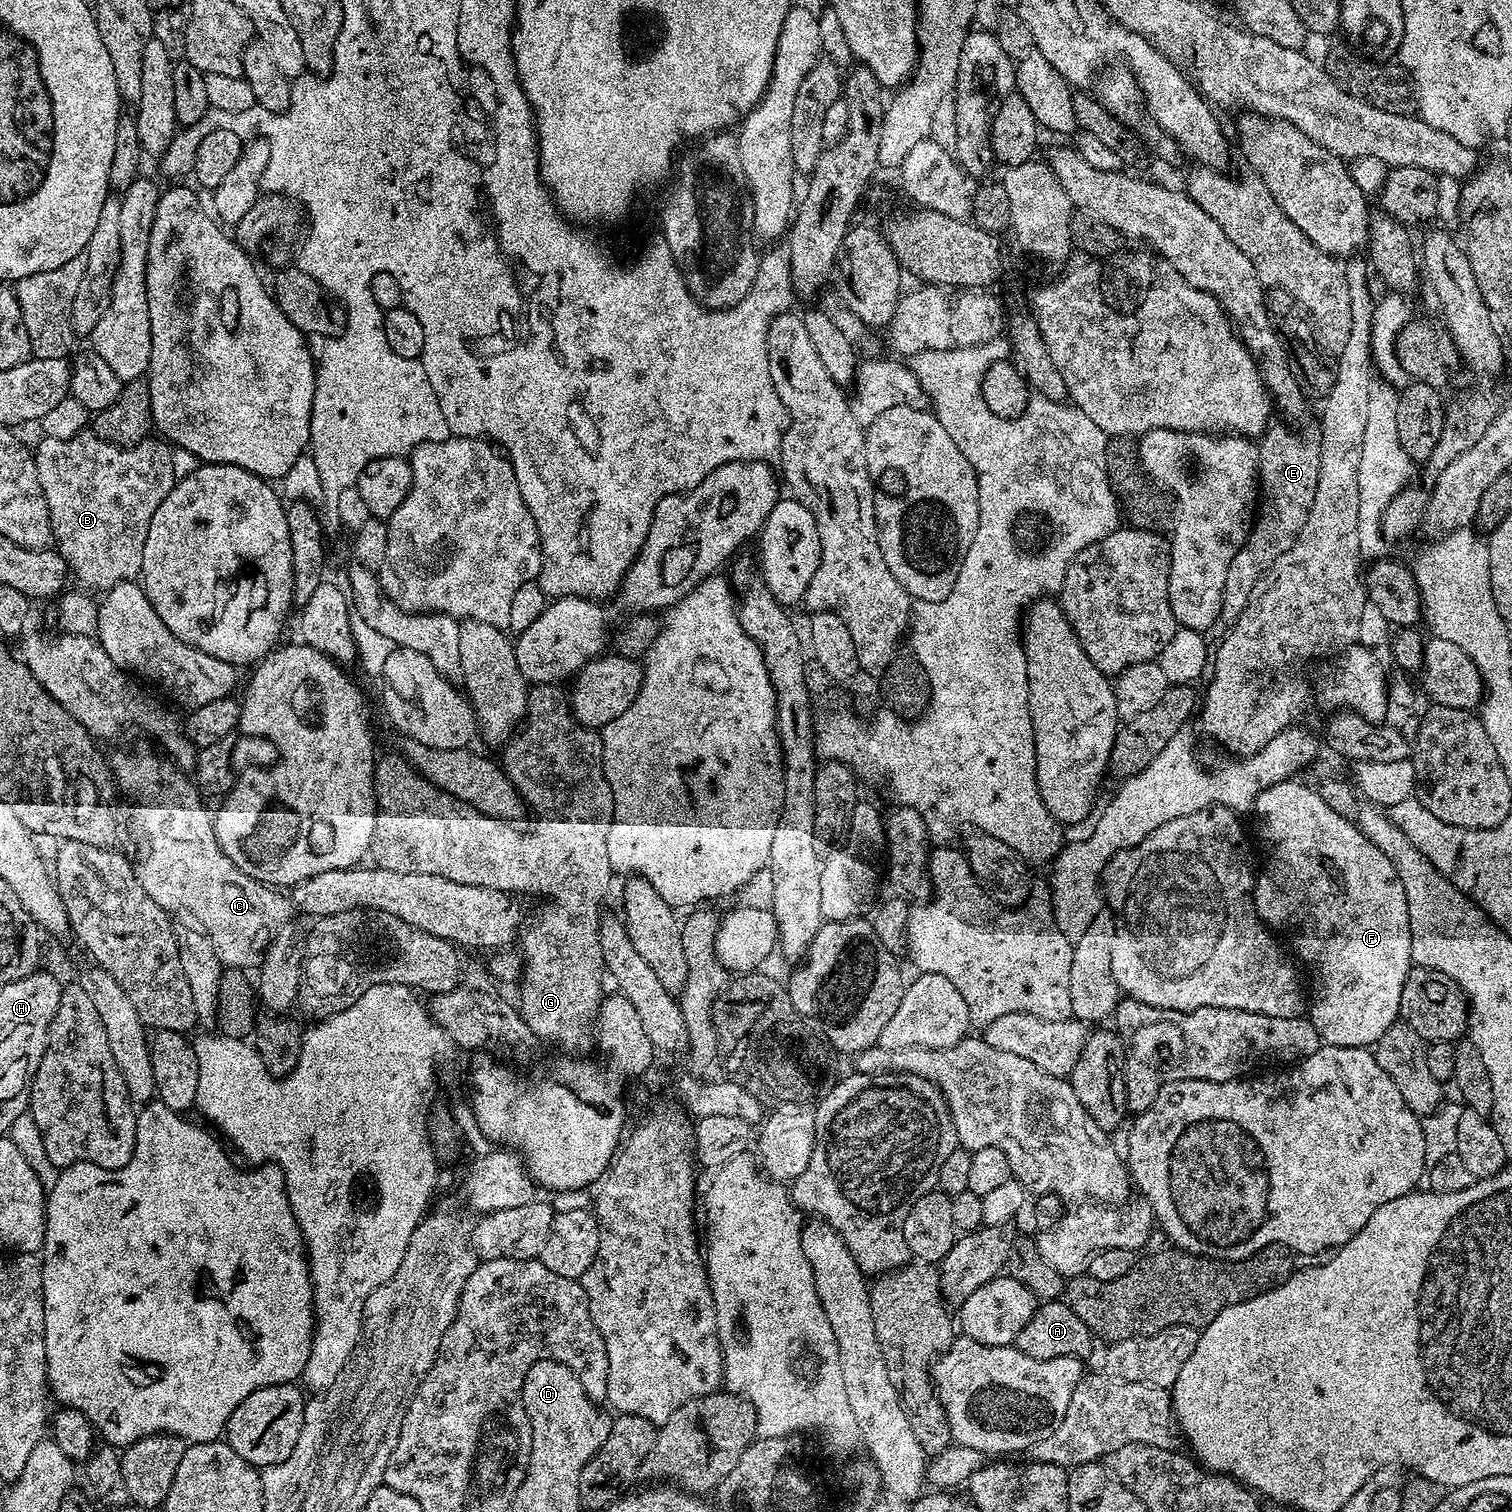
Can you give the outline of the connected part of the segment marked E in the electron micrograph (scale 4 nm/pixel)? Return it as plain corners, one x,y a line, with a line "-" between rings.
1269,430
1259,437
1256,449
1258,515
1238,554
1234,554
1230,570
1226,570
1220,620
1228,626
1235,624
1242,610
1246,610
1252,592
1270,566
1274,566
1274,562
1278,562
1290,546
1294,546
1302,526
1306,526
1306,518
1310,514
1310,506
1314,506
1314,494
1318,490
1320,449
1317,441
1307,440
1304,436
1291,436
1288,432
1274,432

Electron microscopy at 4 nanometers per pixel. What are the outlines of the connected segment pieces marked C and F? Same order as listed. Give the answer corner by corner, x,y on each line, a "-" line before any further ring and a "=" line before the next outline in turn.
124,752
115,761
111,761
110,767
113,777
118,785
121,793
129,792
132,795
132,800
136,805
132,808
132,832
136,835
136,840
140,843
140,853
134,856
134,867
136,870
136,877
142,886
142,890
146,890
146,894
150,898
154,898
156,905
164,912
175,914
175,912
185,912
190,919
193,920
195,927
203,932
208,937
210,946
214,946
214,954
218,954
221,965
224,968
243,968
245,970
259,969
263,962
264,953
267,951
269,944
277,938
278,933
292,920
292,912
294,913
294,905
283,891
277,890
267,884
261,884
260,881
250,878
246,874
242,874
242,870
238,870
238,866
234,866
234,862
230,862
230,858
220,849
216,841
216,826
214,823
213,813
208,812
208,808
203,804
202,793
191,779
188,780
187,775
178,775
177,769
163,755
155,756
152,752
=
1299,779
1283,780
1258,794
1254,805
1256,820
1260,823
1260,836
1268,847
1269,876
1257,875
1252,888
1252,901
1256,913
1269,928
1277,933
1288,932
1297,924
1300,927
1300,937
1296,940
1296,952
1308,964
1316,964
1312,972
1312,988
1310,984
1310,1003
1306,1008
1307,1019
1311,1020
1314,1030
1318,1030
1324,1044
1334,1046
1350,1046
1351,1048
1368,1048
1374,1046
1390,1030
1390,1026
1397,1023
1402,1002
1402,982
1406,982
1409,970
1414,967
1412,963
1412,939
1410,938
1410,914
1406,902
1406,890
1402,890
1402,882
1386,854
1378,850
1378,846
1369,844
1368,840
1360,835
1359,827
1353,821
1342,818
1330,810
1330,806
1320,803
1319,795
1314,794

